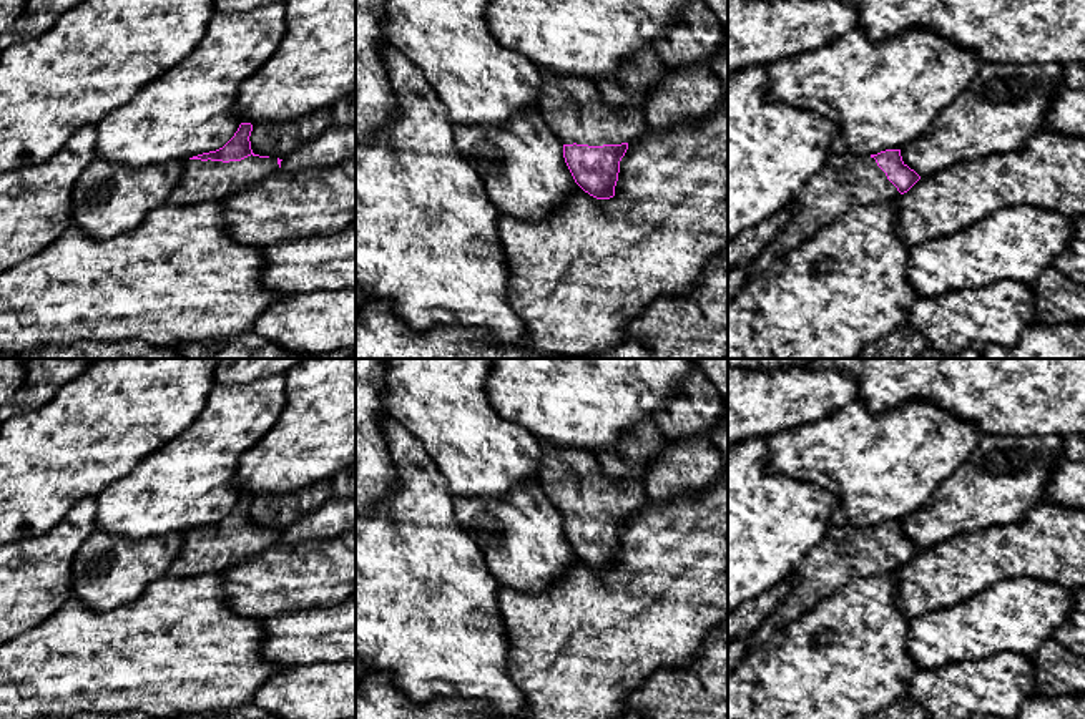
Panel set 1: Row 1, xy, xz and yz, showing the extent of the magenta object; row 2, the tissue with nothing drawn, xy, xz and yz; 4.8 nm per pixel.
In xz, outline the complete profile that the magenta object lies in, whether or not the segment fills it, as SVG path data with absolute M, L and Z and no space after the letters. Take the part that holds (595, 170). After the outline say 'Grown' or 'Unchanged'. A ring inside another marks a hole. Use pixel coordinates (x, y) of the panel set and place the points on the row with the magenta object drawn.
M538 71L542 121L563 143L575 183L597 199L613 198L628 144L650 130L643 110L605 103L597 85L580 76Z. Grown

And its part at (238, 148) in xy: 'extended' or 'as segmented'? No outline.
extended

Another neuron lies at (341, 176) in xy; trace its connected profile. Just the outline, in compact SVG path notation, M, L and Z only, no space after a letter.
M356 156L327 168L279 168L221 206L226 231L246 246L342 231L356 221Z

